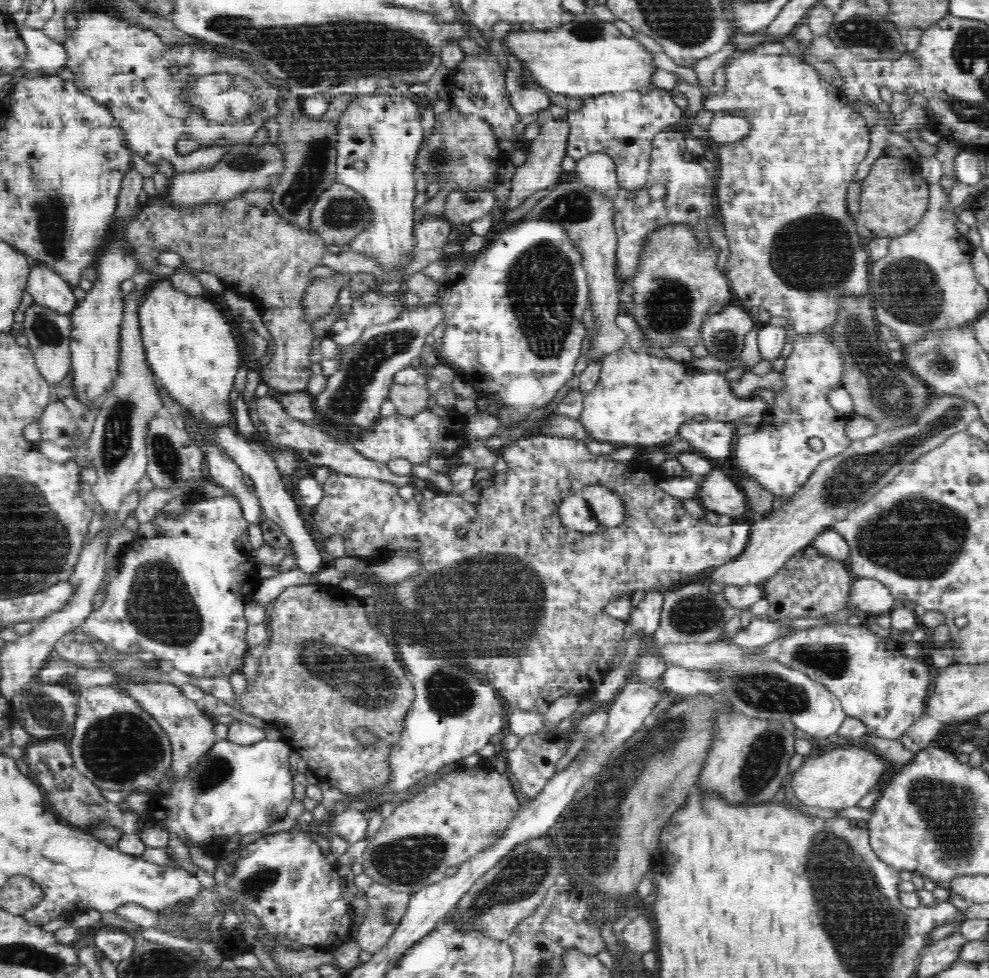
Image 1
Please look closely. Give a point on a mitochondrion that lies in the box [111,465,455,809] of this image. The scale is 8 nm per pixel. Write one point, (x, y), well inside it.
(158, 603)

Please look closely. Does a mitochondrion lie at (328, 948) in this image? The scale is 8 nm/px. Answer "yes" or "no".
no

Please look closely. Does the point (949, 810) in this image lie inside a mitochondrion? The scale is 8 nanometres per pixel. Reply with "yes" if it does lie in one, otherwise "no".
yes

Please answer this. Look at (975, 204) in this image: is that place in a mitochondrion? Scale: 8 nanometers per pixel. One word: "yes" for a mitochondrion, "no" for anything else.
no

